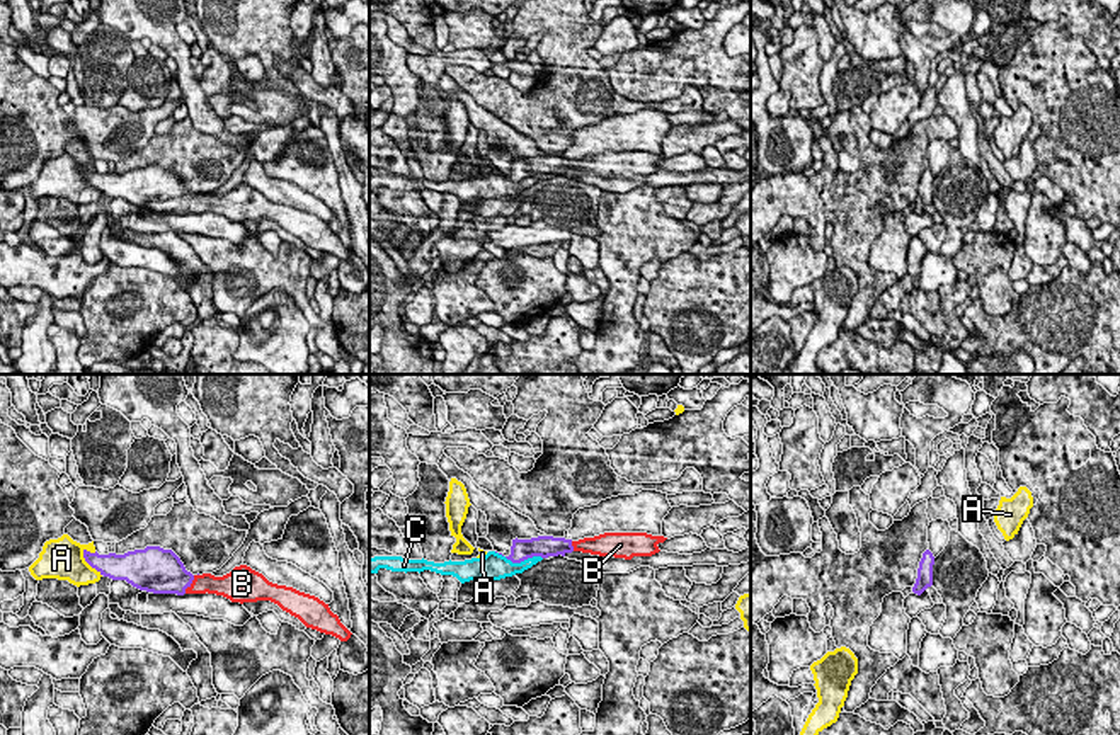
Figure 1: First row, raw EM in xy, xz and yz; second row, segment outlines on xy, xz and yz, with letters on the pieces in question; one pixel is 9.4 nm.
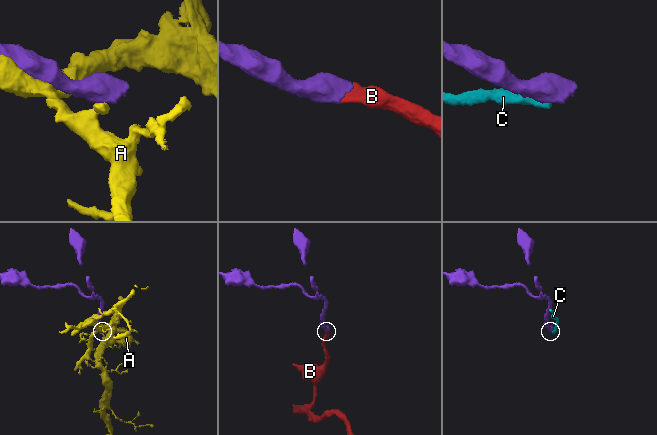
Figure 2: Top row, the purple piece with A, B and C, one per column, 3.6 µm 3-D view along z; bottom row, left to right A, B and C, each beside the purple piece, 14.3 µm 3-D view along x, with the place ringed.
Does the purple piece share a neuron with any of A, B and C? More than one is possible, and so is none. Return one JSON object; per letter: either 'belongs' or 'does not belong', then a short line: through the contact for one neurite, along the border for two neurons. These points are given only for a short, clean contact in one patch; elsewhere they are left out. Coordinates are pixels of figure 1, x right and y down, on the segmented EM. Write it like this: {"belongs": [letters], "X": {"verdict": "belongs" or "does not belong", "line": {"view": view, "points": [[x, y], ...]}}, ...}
{"belongs": ["B"], "A": {"verdict": "does not belong"}, "B": {"verdict": "belongs", "line": {"view": "xy", "points": [[167, 574], [181, 582], [191, 582], [206, 582]]}}, "C": {"verdict": "does not belong", "line": {"view": "xz", "points": [[494, 552], [513, 562], [533, 557], [542, 558]]}}}

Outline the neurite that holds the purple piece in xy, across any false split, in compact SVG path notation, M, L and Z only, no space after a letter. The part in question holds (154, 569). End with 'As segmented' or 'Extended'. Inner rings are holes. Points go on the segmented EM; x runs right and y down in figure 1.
M146 546L124 555L99 555L83 550L83 558L100 575L126 580L140 590L177 595L208 592L240 604L271 601L306 628L332 635L340 641L347 641L352 635L318 597L272 584L247 565L235 567L223 577L192 575L172 550L160 546Z. Extended

